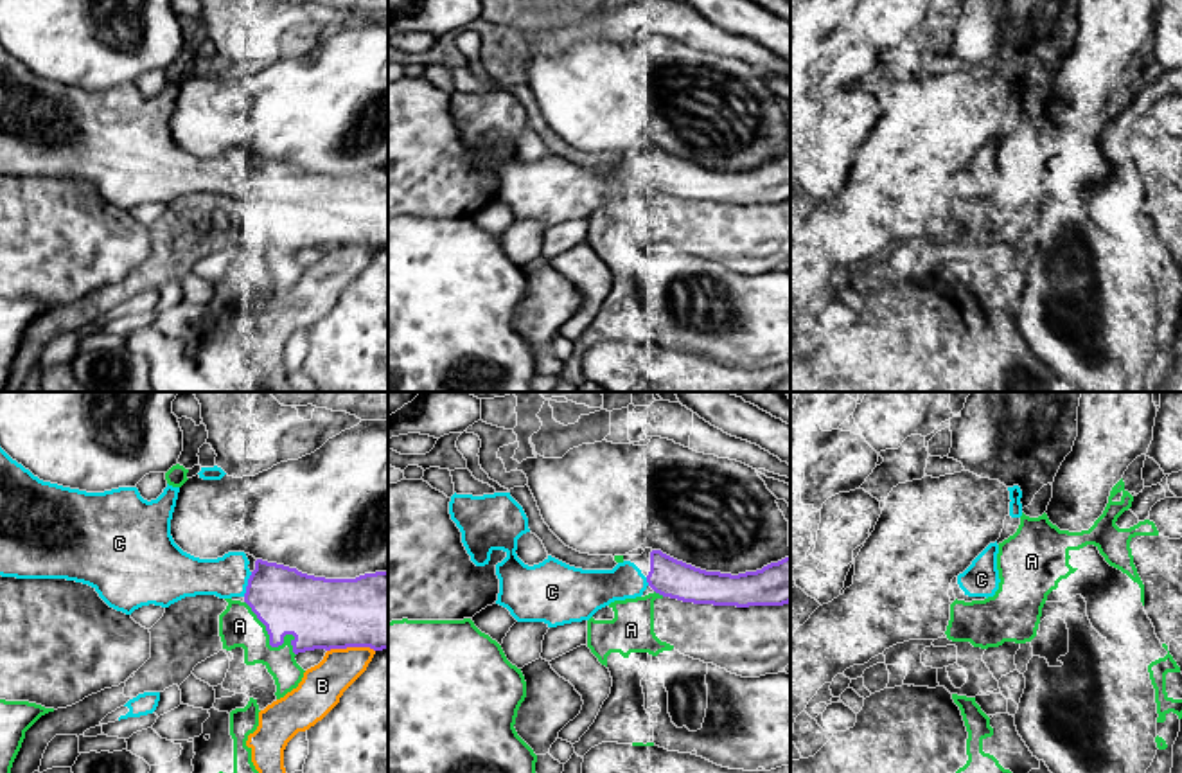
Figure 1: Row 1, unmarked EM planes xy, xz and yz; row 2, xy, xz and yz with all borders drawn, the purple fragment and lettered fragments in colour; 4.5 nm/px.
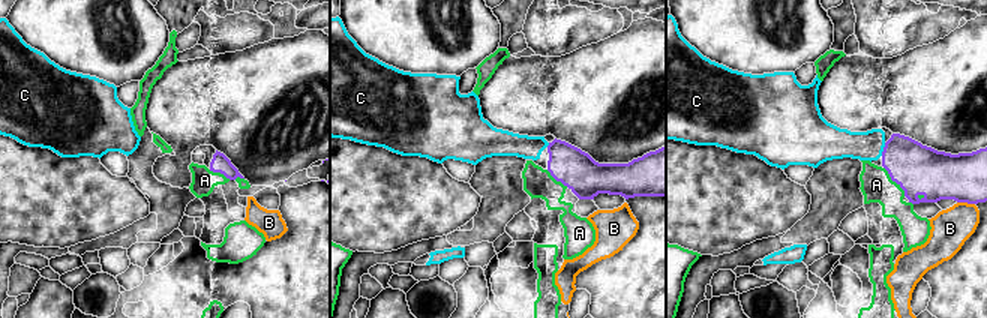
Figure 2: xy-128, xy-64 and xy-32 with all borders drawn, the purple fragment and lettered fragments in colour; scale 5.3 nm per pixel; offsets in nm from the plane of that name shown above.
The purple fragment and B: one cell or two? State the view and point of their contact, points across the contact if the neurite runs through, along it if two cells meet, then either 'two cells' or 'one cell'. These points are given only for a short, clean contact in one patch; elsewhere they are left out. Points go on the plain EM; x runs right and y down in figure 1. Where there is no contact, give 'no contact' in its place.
contact xy (351, 243); border xy (374, 247), (331, 245), (327, 248); two cells

